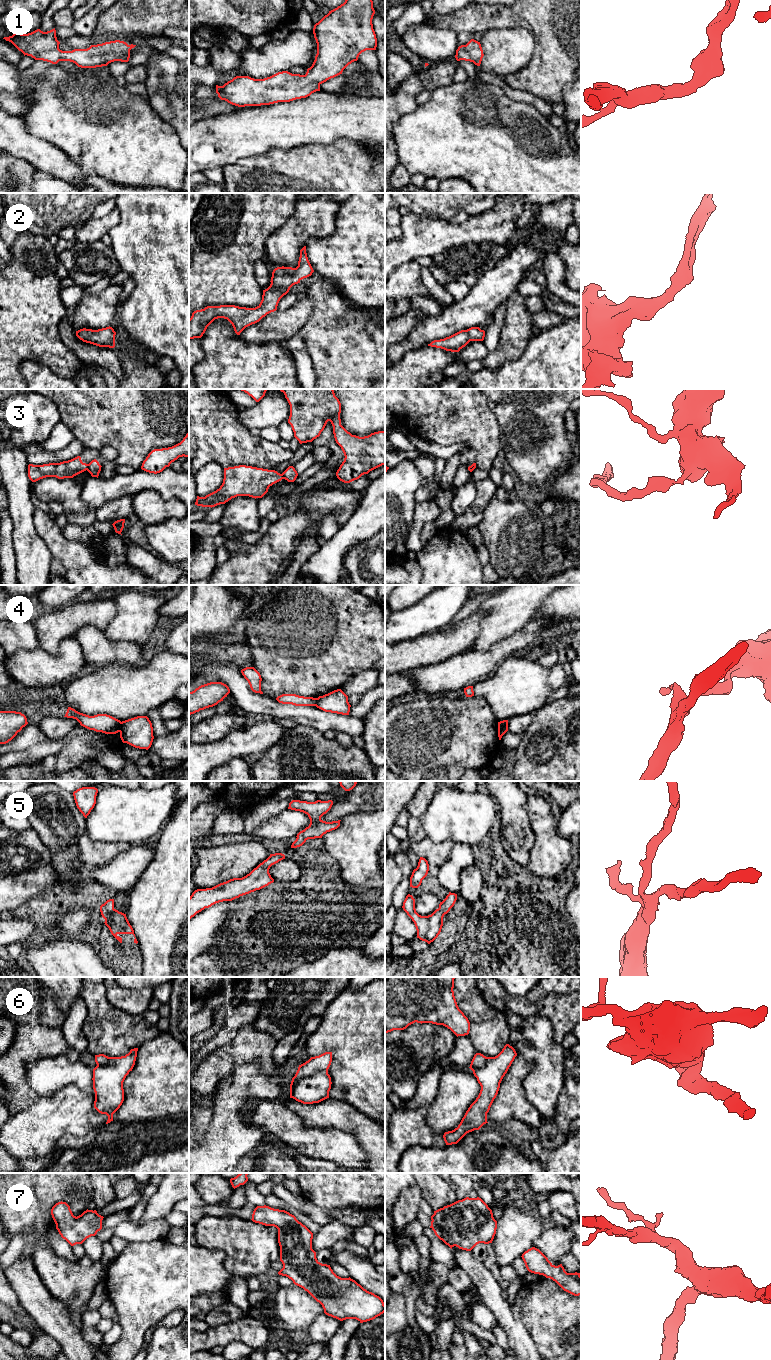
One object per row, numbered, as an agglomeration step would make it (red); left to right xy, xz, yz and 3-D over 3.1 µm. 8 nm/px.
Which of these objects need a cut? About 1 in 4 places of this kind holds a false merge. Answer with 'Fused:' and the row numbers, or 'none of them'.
Fused: 3, 4, 6

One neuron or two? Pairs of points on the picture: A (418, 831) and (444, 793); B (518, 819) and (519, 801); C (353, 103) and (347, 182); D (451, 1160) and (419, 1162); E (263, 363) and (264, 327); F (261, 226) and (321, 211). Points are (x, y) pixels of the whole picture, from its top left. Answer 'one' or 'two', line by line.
A: two
B: one
C: two
D: one
E: two
F: two

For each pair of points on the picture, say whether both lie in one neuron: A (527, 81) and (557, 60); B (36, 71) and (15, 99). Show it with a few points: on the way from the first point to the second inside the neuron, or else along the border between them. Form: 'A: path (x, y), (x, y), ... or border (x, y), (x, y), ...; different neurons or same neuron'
A: path (534, 78), (540, 77), (550, 67); same neuron
B: path (29, 78), (26, 81), (26, 87), (21, 92); same neuron

